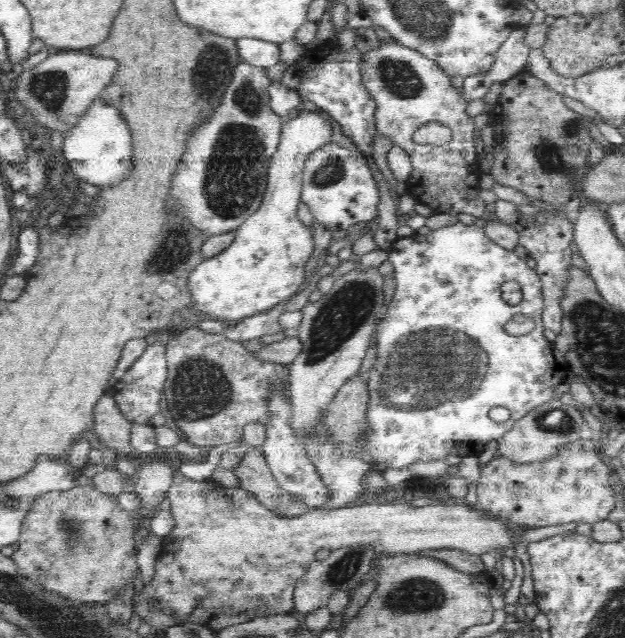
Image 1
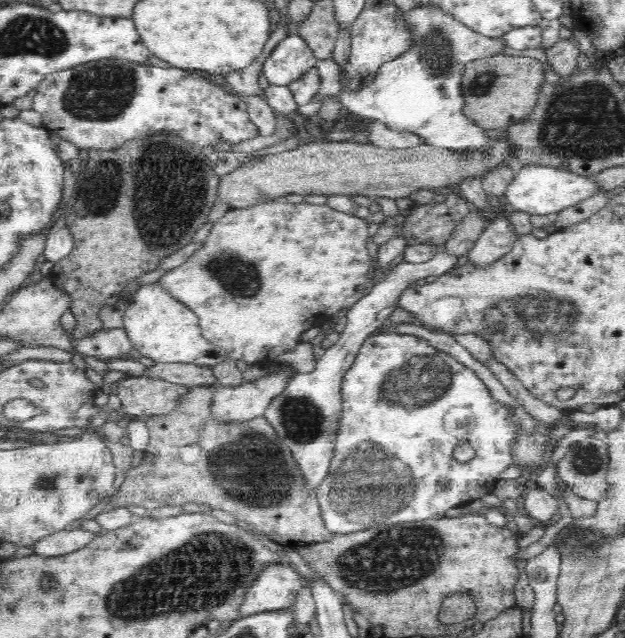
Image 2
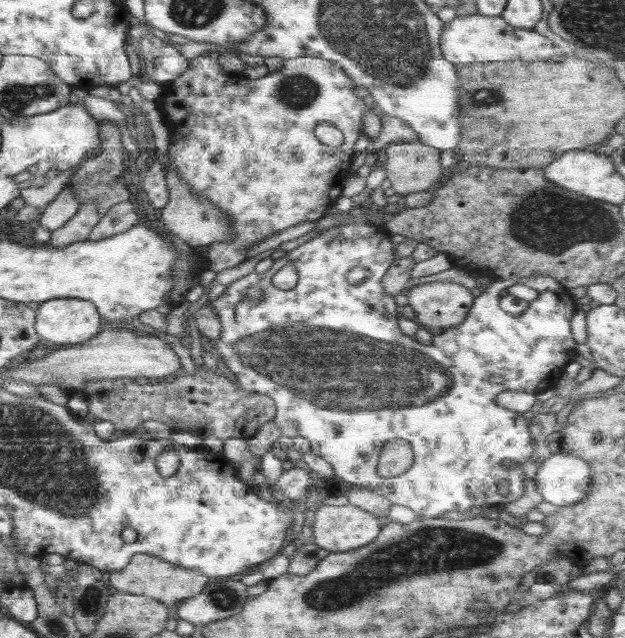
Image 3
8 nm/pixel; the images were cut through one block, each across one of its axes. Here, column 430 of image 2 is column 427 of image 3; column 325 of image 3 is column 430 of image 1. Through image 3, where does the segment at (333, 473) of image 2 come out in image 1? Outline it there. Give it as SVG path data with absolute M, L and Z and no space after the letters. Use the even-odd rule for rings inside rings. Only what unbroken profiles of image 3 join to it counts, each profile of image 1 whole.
M458 222L454 225L444 226L436 230L431 230L426 235L417 233L408 237L400 237L393 242L393 246L388 250L388 261L395 269L394 278L396 281L396 290L390 302L385 318L377 325L374 342L377 348L377 357L374 366L370 370L369 382L369 404L366 419L368 425L372 427L372 434L368 438L368 444L364 446L364 453L370 457L371 464L388 463L391 469L403 469L414 466L418 461L445 460L448 454L456 456L480 456L482 452L488 452L488 442L498 440L505 432L508 432L513 424L526 416L528 412L554 400L554 388L558 384L564 383L566 376L571 372L570 365L562 351L555 347L554 342L548 341L542 333L544 332L544 323L542 323L542 310L544 310L544 299L542 299L542 281L535 272L527 266L527 262L521 260L512 250L506 250L492 242L483 231L483 228L473 225L463 225ZM516 280L522 291L522 300L517 305L510 305L502 299L500 287L504 282ZM524 314L533 318L535 326L528 334L520 336L510 336L504 326L516 316ZM494 406L504 406L510 410L510 417L506 422L492 422L488 412Z

